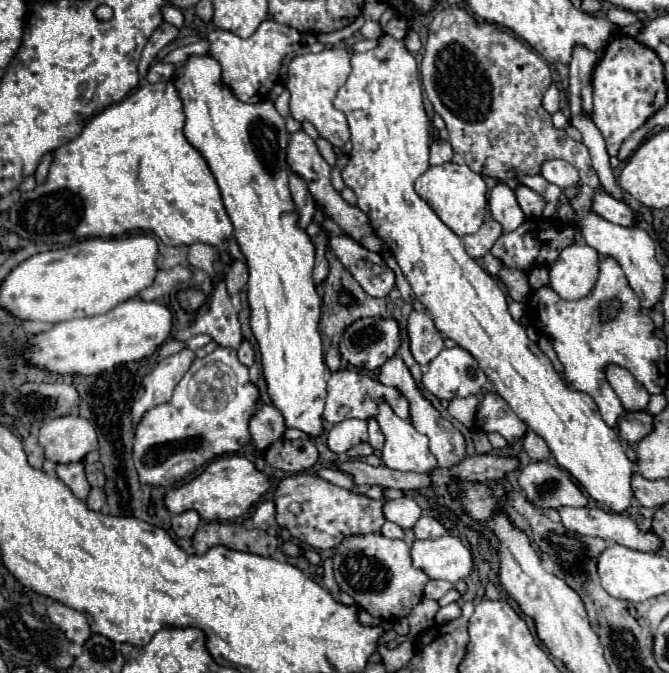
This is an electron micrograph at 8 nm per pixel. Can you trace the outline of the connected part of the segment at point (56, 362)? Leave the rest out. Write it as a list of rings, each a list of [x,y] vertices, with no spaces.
[[[130,298],[106,314],[66,320],[54,324],[48,332],[36,334],[26,358],[50,372],[74,372],[74,374],[100,374],[118,364],[150,358],[172,332],[172,312],[160,302],[146,302],[142,298]]]

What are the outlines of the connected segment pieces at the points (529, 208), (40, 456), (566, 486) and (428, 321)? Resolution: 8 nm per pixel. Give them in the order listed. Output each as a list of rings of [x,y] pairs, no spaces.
[[[516,186],[516,198],[518,204],[522,208],[522,212],[526,214],[526,218],[540,218],[542,216],[542,208],[544,208],[544,200],[538,192],[526,188],[526,186]]]
[[[32,432],[26,440],[24,440],[24,452],[26,452],[26,456],[28,456],[28,462],[30,462],[30,466],[34,466],[34,468],[42,468],[42,462],[44,462],[44,450],[42,450],[42,446],[38,444],[38,440],[36,440],[36,432]]]
[[[530,462],[520,470],[518,484],[524,490],[528,502],[536,508],[580,508],[588,504],[588,498],[570,478],[570,474],[548,462]]]
[[[412,310],[408,316],[408,340],[412,356],[420,366],[426,366],[444,348],[442,334],[436,330],[432,318],[422,310]]]

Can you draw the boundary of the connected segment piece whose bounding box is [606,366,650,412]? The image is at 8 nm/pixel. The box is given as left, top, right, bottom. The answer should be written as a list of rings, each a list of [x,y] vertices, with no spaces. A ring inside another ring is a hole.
[[[608,366],[606,376],[608,376],[610,386],[618,394],[618,398],[620,398],[620,402],[622,402],[622,406],[626,410],[638,412],[638,410],[648,408],[650,394],[646,392],[646,388],[628,370],[624,370],[620,366]]]

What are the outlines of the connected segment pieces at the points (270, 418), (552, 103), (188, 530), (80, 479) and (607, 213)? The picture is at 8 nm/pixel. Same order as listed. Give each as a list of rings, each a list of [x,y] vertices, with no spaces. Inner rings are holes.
[[[260,406],[250,418],[252,442],[262,452],[268,444],[278,440],[284,430],[286,430],[284,420],[282,420],[282,416],[278,414],[278,410],[274,406]]]
[[[554,84],[546,90],[546,94],[544,94],[544,98],[542,98],[542,106],[544,106],[544,110],[550,112],[550,114],[554,114],[556,110],[558,110],[558,88],[556,88]]]
[[[188,510],[172,518],[172,530],[178,538],[192,538],[198,524],[200,524],[200,516],[194,510]]]
[[[74,462],[74,464],[58,464],[56,472],[58,472],[58,478],[72,490],[72,494],[74,494],[78,500],[86,502],[88,492],[90,492],[90,484],[86,482],[82,462]]]
[[[596,194],[592,210],[596,214],[600,214],[602,218],[606,218],[614,224],[620,224],[620,226],[634,226],[634,224],[638,224],[638,218],[640,218],[640,214],[636,210],[632,210],[626,202],[620,202],[620,200],[612,198],[610,194]]]

